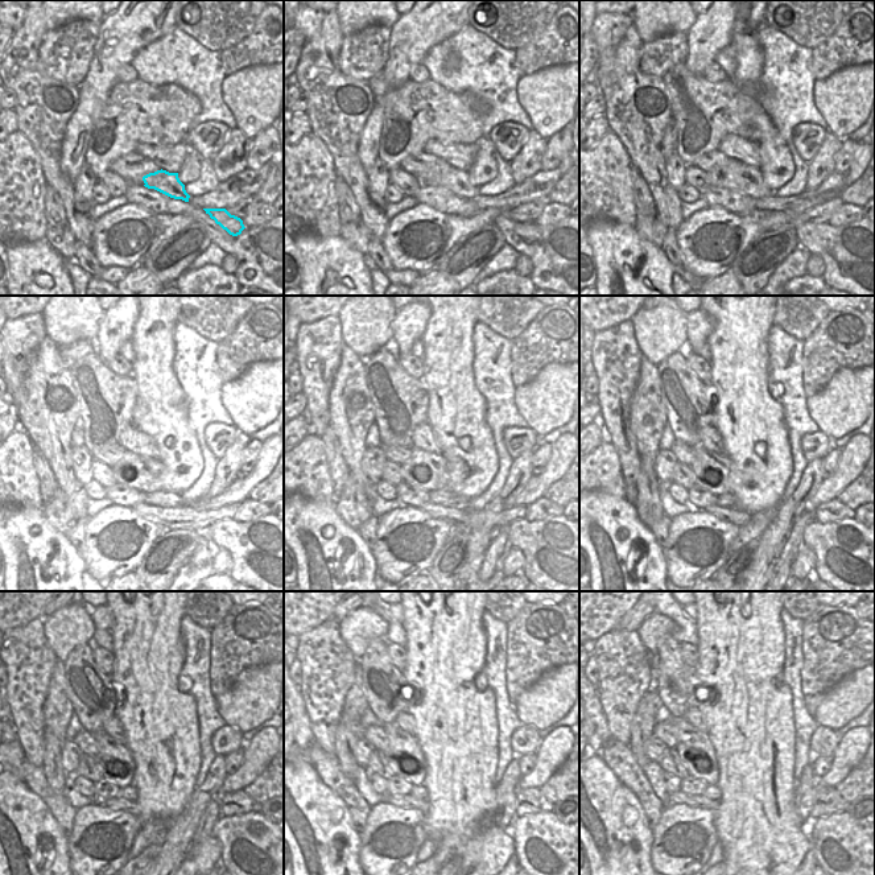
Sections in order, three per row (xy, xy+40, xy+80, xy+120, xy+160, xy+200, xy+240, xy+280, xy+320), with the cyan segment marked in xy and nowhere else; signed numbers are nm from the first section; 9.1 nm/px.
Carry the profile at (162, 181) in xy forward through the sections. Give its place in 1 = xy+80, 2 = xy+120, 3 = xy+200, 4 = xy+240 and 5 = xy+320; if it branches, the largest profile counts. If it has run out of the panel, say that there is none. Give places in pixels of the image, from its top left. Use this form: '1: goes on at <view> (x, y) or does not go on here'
1: goes on at xy+80 (735, 176)
2: goes on at xy+120 (136, 471)
3: goes on at xy+200 (712, 470)
4: goes on at xy+240 (116, 763)
5: goes on at xy+320 (697, 754)

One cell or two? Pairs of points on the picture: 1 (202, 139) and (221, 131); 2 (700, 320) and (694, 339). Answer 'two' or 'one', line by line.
1: one
2: one

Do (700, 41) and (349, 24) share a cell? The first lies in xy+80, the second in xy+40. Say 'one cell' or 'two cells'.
two cells

